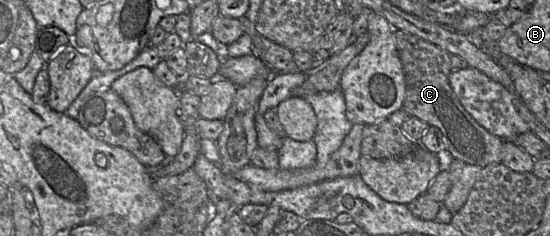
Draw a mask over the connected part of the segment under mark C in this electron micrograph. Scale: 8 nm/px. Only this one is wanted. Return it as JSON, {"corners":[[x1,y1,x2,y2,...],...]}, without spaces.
{"corners":[[394,30,394,40,405,76,403,109,429,126,438,128,451,159,482,168,501,163,503,140,480,126,464,109,449,83,450,54,438,46,408,33]]}

